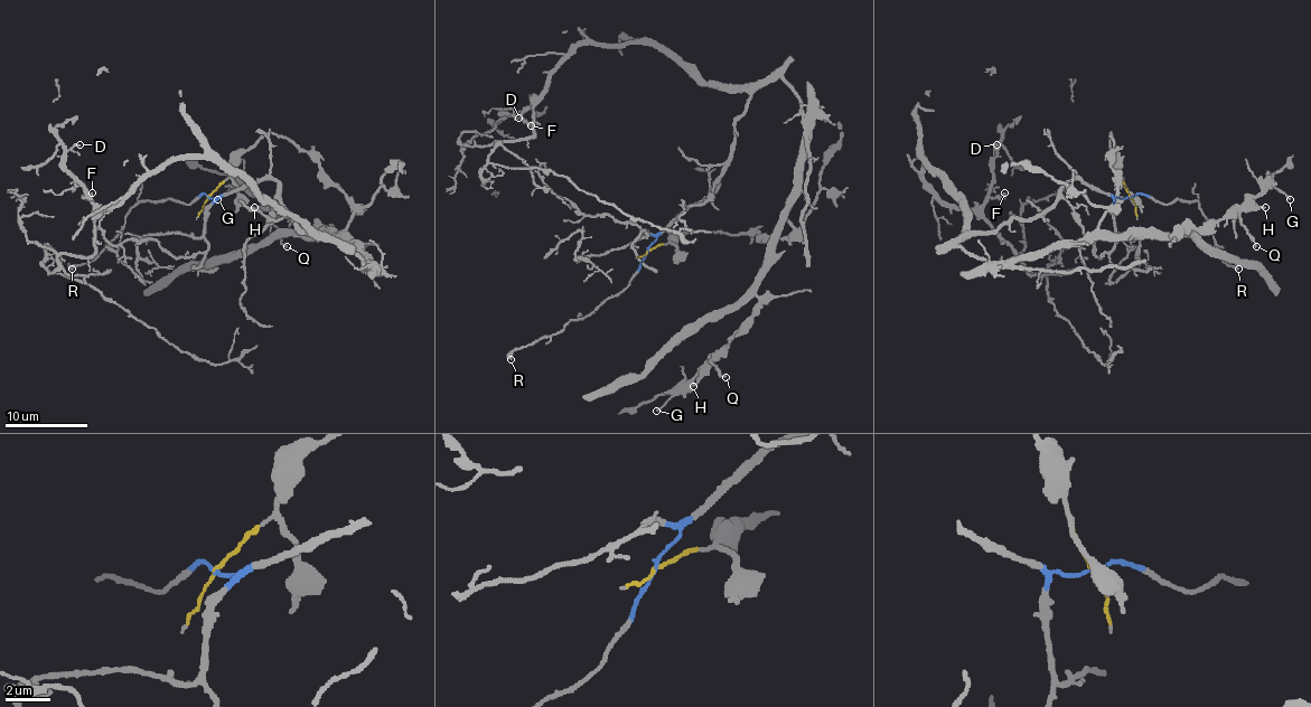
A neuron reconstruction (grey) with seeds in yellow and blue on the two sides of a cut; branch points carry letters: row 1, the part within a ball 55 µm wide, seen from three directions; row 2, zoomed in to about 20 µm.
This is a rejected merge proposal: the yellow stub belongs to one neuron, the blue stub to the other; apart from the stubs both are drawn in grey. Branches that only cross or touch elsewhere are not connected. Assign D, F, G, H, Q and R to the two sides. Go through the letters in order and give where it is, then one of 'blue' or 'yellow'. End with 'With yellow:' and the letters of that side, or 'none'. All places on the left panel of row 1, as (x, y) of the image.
D: at (80, 144); blue
F: at (92, 192); blue
G: at (217, 199); yellow
H: at (254, 207); yellow
Q: at (287, 246); yellow
R: at (72, 269); blue
With yellow: G, H, Q

